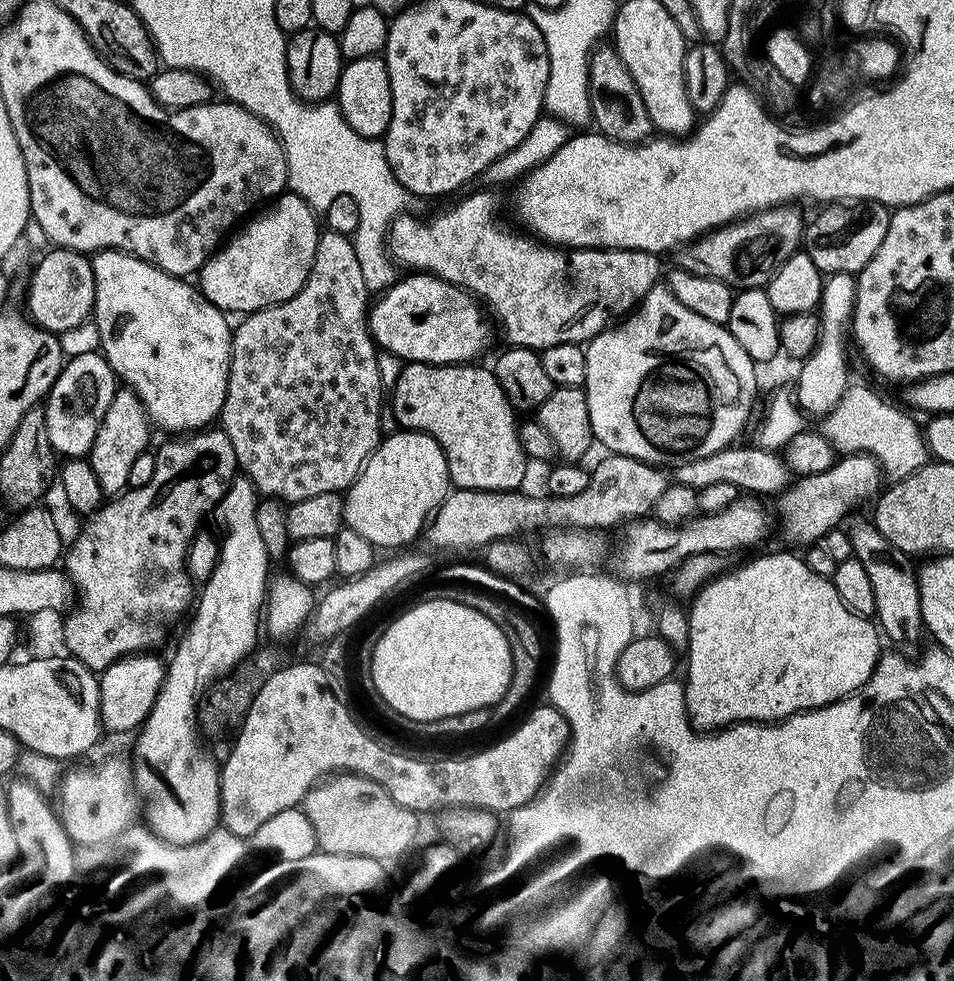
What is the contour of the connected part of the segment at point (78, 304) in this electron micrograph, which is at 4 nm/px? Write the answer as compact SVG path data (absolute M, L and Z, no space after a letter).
M53 247L36 264L32 277L28 280L27 315L33 324L45 328L47 332L61 334L87 321L93 315L94 274L92 261L83 252L72 248Z

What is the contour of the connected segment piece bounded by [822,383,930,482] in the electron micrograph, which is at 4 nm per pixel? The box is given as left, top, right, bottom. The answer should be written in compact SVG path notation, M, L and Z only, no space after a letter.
M853 383L844 391L834 410L823 417L822 431L824 437L835 446L837 453L873 456L880 463L881 473L889 481L895 482L914 474L916 468L930 460L921 425L916 425L907 416L909 413L904 412L887 404L874 389Z

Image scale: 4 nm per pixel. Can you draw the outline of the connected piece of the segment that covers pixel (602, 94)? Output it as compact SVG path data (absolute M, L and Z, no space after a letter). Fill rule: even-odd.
M597 47L593 51L592 59L588 61L588 89L592 99L591 123L601 136L623 144L641 143L654 132L650 114L646 114L646 102L642 102L642 94L638 94L638 86L634 86L634 78L630 78L630 70L626 70L615 47L604 47Z

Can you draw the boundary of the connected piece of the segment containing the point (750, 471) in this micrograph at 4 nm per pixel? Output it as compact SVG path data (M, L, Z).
M721 446L714 454L706 454L706 458L694 458L685 464L677 464L674 468L675 483L699 490L706 486L714 486L717 482L730 482L730 486L734 486L741 493L755 494L761 498L769 498L768 496L772 495L775 497L790 483L790 473L784 464L784 457L766 448L751 447Z

